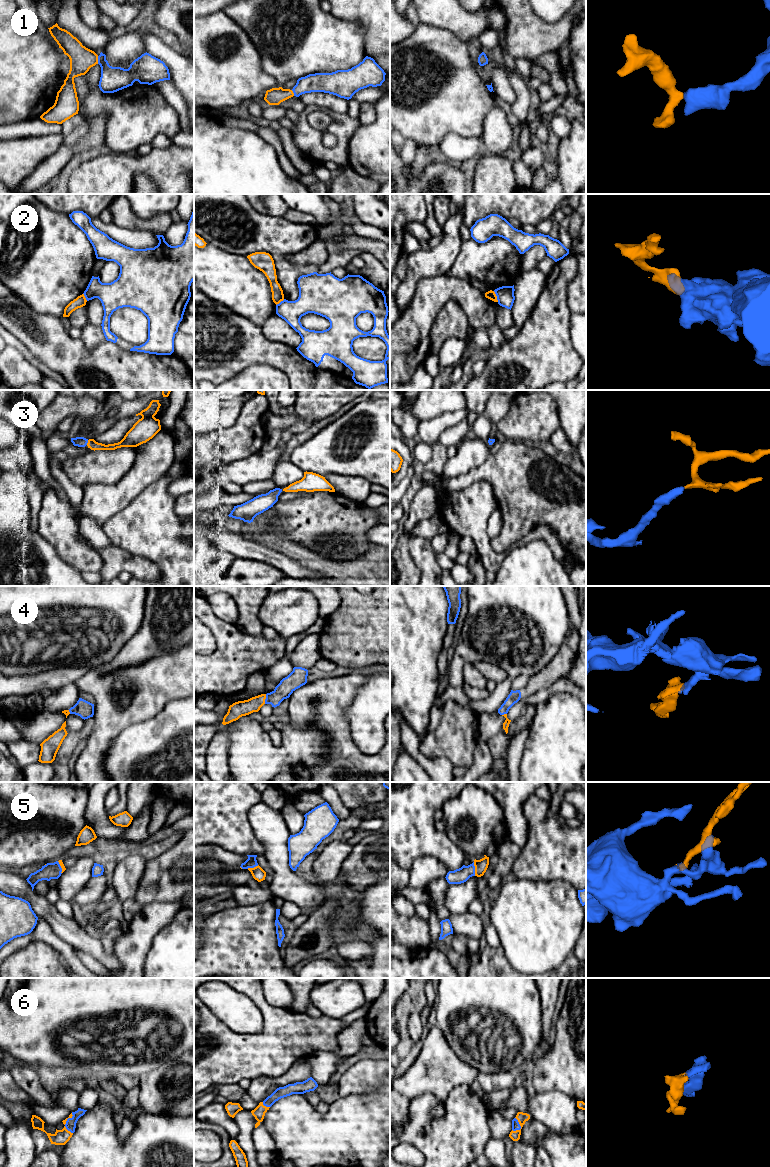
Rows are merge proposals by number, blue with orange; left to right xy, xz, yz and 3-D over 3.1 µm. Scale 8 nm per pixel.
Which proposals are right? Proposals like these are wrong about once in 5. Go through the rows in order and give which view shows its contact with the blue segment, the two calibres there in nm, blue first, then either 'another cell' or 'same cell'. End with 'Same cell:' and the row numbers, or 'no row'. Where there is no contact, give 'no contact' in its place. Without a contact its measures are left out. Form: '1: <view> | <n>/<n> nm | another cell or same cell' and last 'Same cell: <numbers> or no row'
1: xy | 200/190 nm | same cell
2: yz | 140/70 nm | another cell
3: xy | 80/80 nm | same cell
4: xz | 140/130 nm | same cell
5: yz | 120/100 nm | same cell
6: yz | 60/80 nm | same cell
Same cell: 1, 3, 4, 5, 6

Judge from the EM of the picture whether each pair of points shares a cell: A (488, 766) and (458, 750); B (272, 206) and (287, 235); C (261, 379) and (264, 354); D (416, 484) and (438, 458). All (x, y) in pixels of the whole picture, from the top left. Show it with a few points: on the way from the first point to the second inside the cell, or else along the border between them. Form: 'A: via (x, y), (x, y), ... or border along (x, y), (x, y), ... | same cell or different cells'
A: border along (473, 762), (469, 766) | different cells
B: border along (268, 213), (283, 217) | different cells
C: border along (241, 371), (253, 364), (269, 364), (285, 373) | different cells
D: via (416, 476), (424, 467), (430, 465) | same cell

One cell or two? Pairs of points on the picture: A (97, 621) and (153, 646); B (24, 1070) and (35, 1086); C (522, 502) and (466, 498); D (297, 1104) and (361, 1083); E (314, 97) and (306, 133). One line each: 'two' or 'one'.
A: two
B: one
C: two
D: two
E: two

